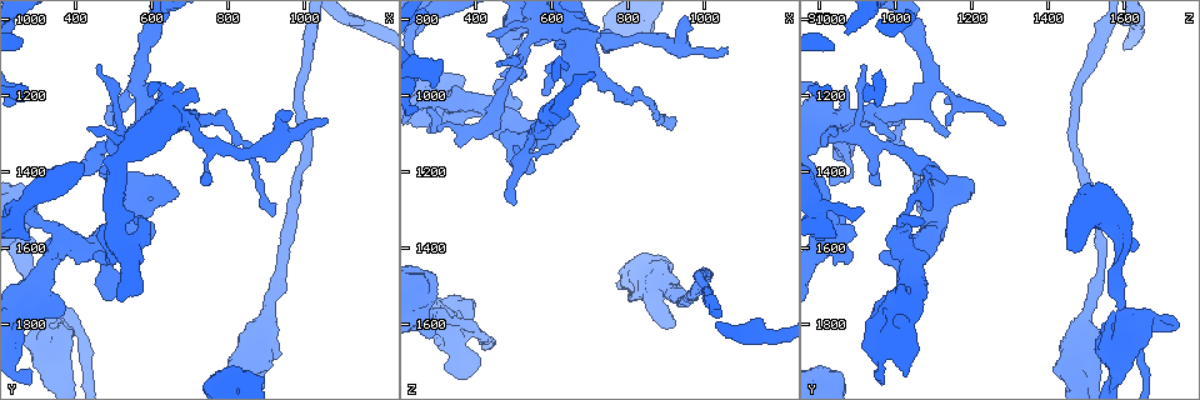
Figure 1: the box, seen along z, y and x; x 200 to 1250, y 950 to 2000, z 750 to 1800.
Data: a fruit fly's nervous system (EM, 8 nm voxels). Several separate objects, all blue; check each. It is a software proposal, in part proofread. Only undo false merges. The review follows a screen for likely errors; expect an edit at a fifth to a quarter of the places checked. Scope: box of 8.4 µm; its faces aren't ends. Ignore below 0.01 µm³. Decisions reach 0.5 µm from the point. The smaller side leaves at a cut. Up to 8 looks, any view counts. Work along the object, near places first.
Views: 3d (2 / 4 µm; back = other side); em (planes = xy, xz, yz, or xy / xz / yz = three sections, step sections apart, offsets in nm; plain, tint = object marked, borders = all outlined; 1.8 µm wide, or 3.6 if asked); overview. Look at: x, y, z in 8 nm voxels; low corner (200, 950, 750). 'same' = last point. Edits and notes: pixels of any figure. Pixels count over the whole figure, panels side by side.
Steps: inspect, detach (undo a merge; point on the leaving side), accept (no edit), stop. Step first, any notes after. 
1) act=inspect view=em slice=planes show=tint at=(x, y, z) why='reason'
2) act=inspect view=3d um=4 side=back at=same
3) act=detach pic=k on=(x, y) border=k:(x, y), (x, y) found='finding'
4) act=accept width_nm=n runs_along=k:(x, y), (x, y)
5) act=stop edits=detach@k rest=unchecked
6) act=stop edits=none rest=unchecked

act=inspect view=em um=3.6 slice=planes show=tint at=(315, 1690, 1035) why='sudden change in width'

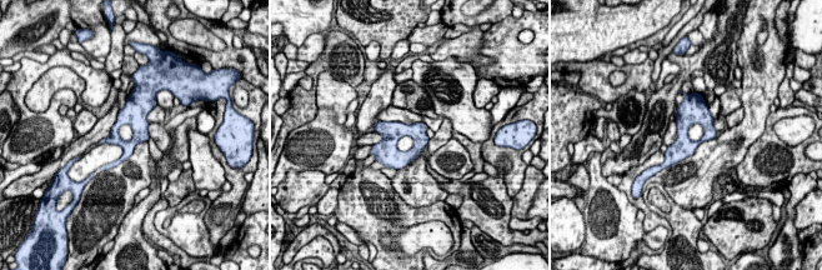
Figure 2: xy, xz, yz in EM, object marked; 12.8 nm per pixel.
act=accept runs_along=2:(691, 101), (682, 146), (666, 164) found='continuous, no second neuron'

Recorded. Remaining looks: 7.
act=inspect view=3d um=4 at=(890, 1815, 1490) why='calibre changes'

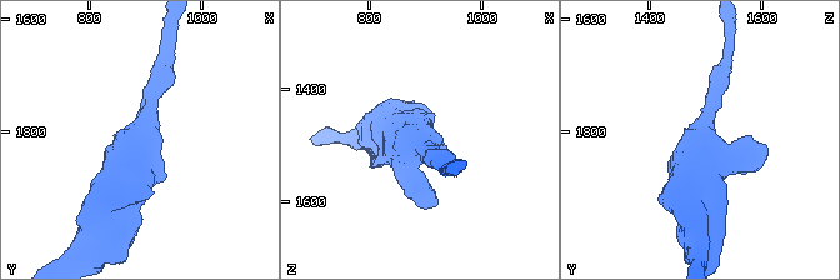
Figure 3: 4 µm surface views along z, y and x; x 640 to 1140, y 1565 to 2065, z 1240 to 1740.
act=inspect view=em um=3.6 slice=planes show=plain at=(885, 1810, 1485)

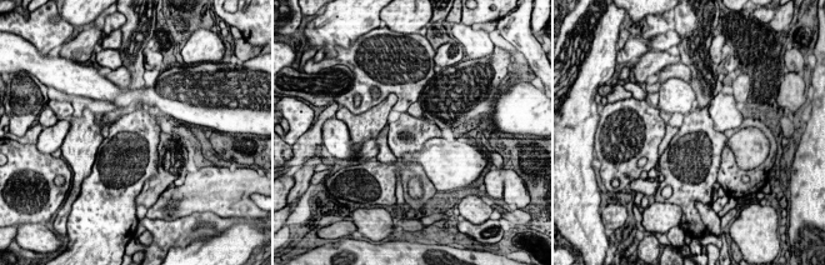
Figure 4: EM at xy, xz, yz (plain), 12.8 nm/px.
act=inspect view=em um=3.6 slice=planes show=tint at=same why='where the object lies'

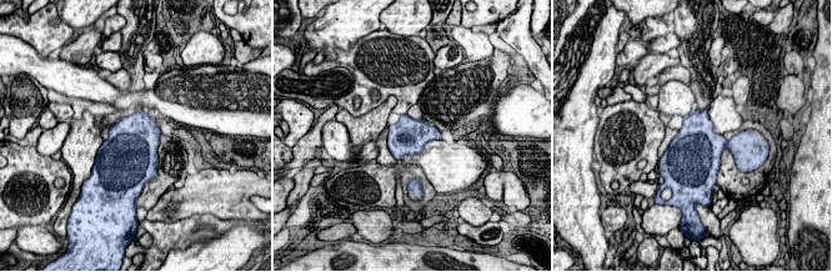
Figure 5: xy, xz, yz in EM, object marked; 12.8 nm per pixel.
act=accept found='one neuron here'

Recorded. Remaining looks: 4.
act=inspect view=3d um=4 at=(355, 1840, 1630) why='sudden change in width'

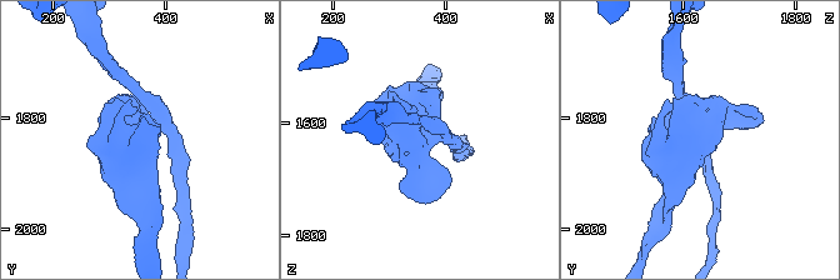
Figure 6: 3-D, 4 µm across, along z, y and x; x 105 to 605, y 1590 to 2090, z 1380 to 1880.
act=inspect view=em um=3.6 slice=planes show=tint at=(355, 1835, 1620)

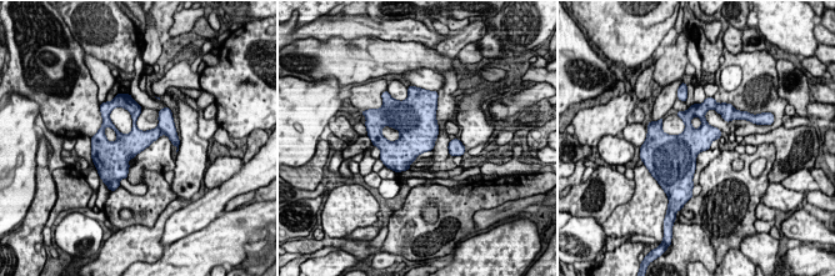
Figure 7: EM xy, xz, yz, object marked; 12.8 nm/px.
act=detach pic=7 on=(144, 139) width_nm=320 found='two neurons meet here'

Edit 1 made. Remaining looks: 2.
act=stop edits=detach@7 rest=unchecked

